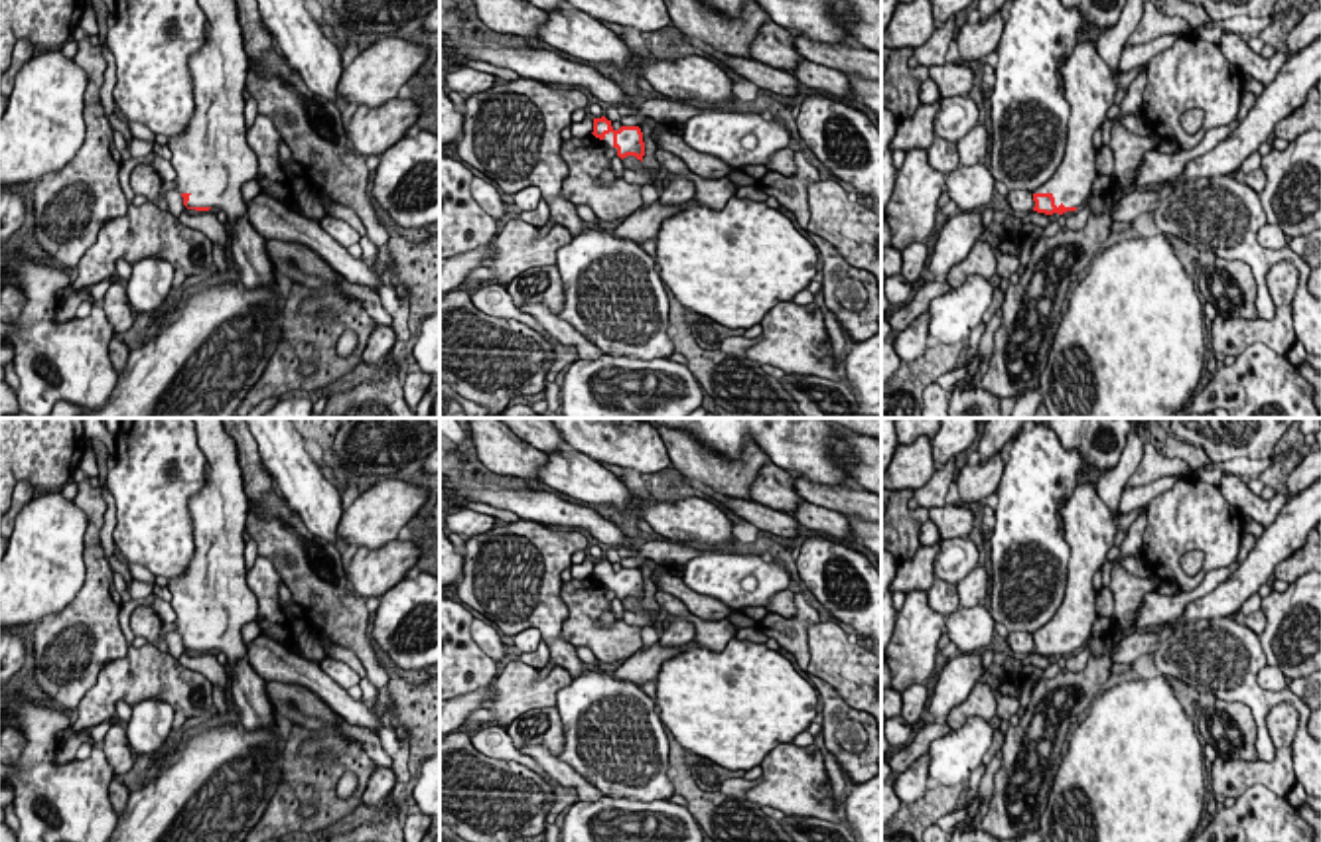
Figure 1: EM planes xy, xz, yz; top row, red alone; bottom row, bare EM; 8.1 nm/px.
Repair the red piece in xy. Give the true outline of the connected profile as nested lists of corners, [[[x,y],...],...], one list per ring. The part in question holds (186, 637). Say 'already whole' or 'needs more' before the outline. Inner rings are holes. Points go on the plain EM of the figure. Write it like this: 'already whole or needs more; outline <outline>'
needs more; outline [[[191,418],[197,446],[211,471],[203,489],[187,503],[193,523],[195,554],[183,576],[168,580],[172,607],[175,611],[175,633],[183,647],[195,653],[219,651],[227,657],[227,670],[246,659],[246,643],[241,637],[244,623],[258,615],[258,599],[246,584],[244,528],[248,517],[248,497],[243,487],[243,473],[237,461],[237,446],[223,428],[221,418]]]

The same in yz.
needs more; outline [[[1090,481],[1078,483],[1059,513],[1071,558],[1063,603],[1053,619],[1033,633],[1033,653],[1045,657],[1077,653],[1090,639],[1096,619],[1092,578],[1118,532],[1118,519]]]

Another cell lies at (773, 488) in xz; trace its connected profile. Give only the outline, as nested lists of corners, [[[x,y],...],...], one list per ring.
[[[771,459],[755,471],[749,493],[751,501],[783,513],[797,511],[804,501],[795,489],[793,473],[777,467]]]

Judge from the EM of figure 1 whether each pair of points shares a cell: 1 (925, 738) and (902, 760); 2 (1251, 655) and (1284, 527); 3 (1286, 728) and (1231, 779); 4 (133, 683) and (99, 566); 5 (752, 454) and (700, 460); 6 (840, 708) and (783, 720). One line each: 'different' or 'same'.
1: same
2: different
3: same
4: different
5: same
6: different

